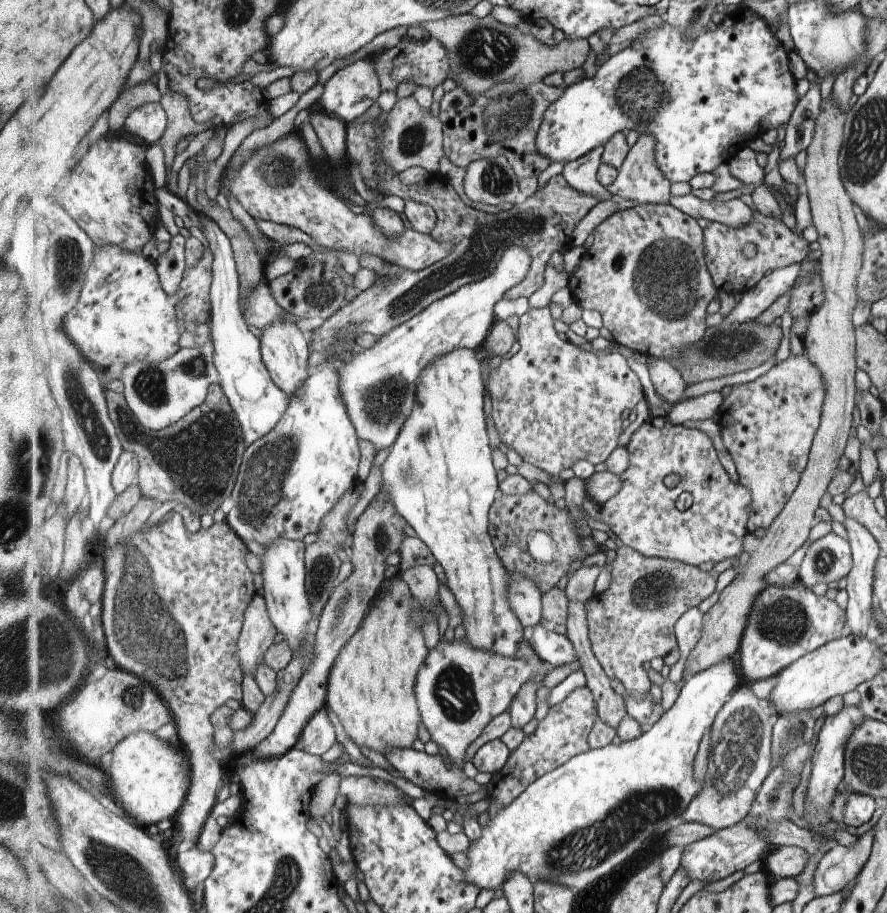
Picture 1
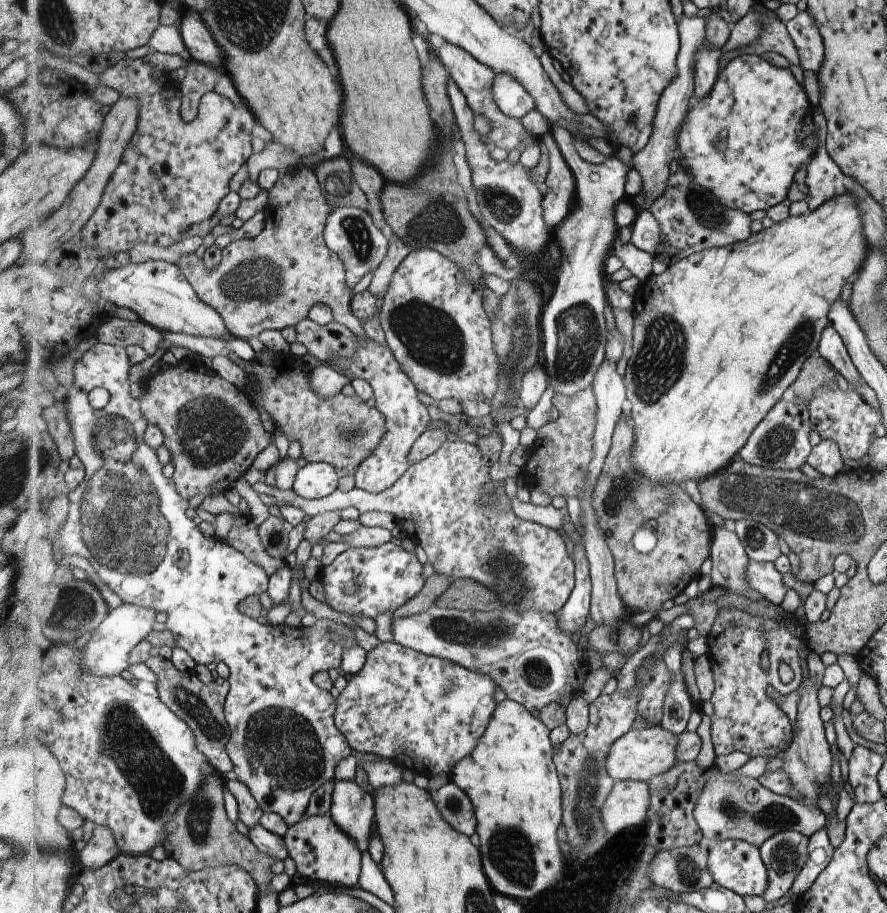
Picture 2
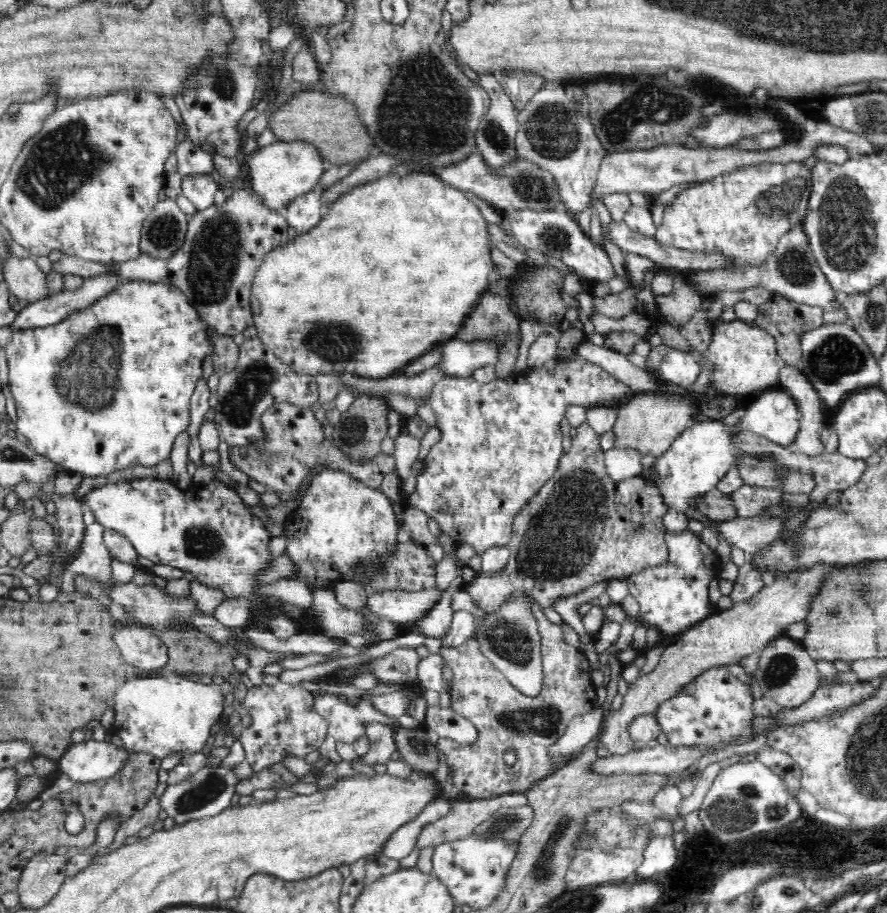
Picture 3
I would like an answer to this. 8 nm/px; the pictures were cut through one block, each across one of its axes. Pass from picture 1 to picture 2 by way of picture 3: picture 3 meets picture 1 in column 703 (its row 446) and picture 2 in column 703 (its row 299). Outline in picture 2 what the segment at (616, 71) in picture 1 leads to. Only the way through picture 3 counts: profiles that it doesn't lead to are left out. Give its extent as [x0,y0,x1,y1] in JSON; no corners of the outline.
[677,53,817,214]

